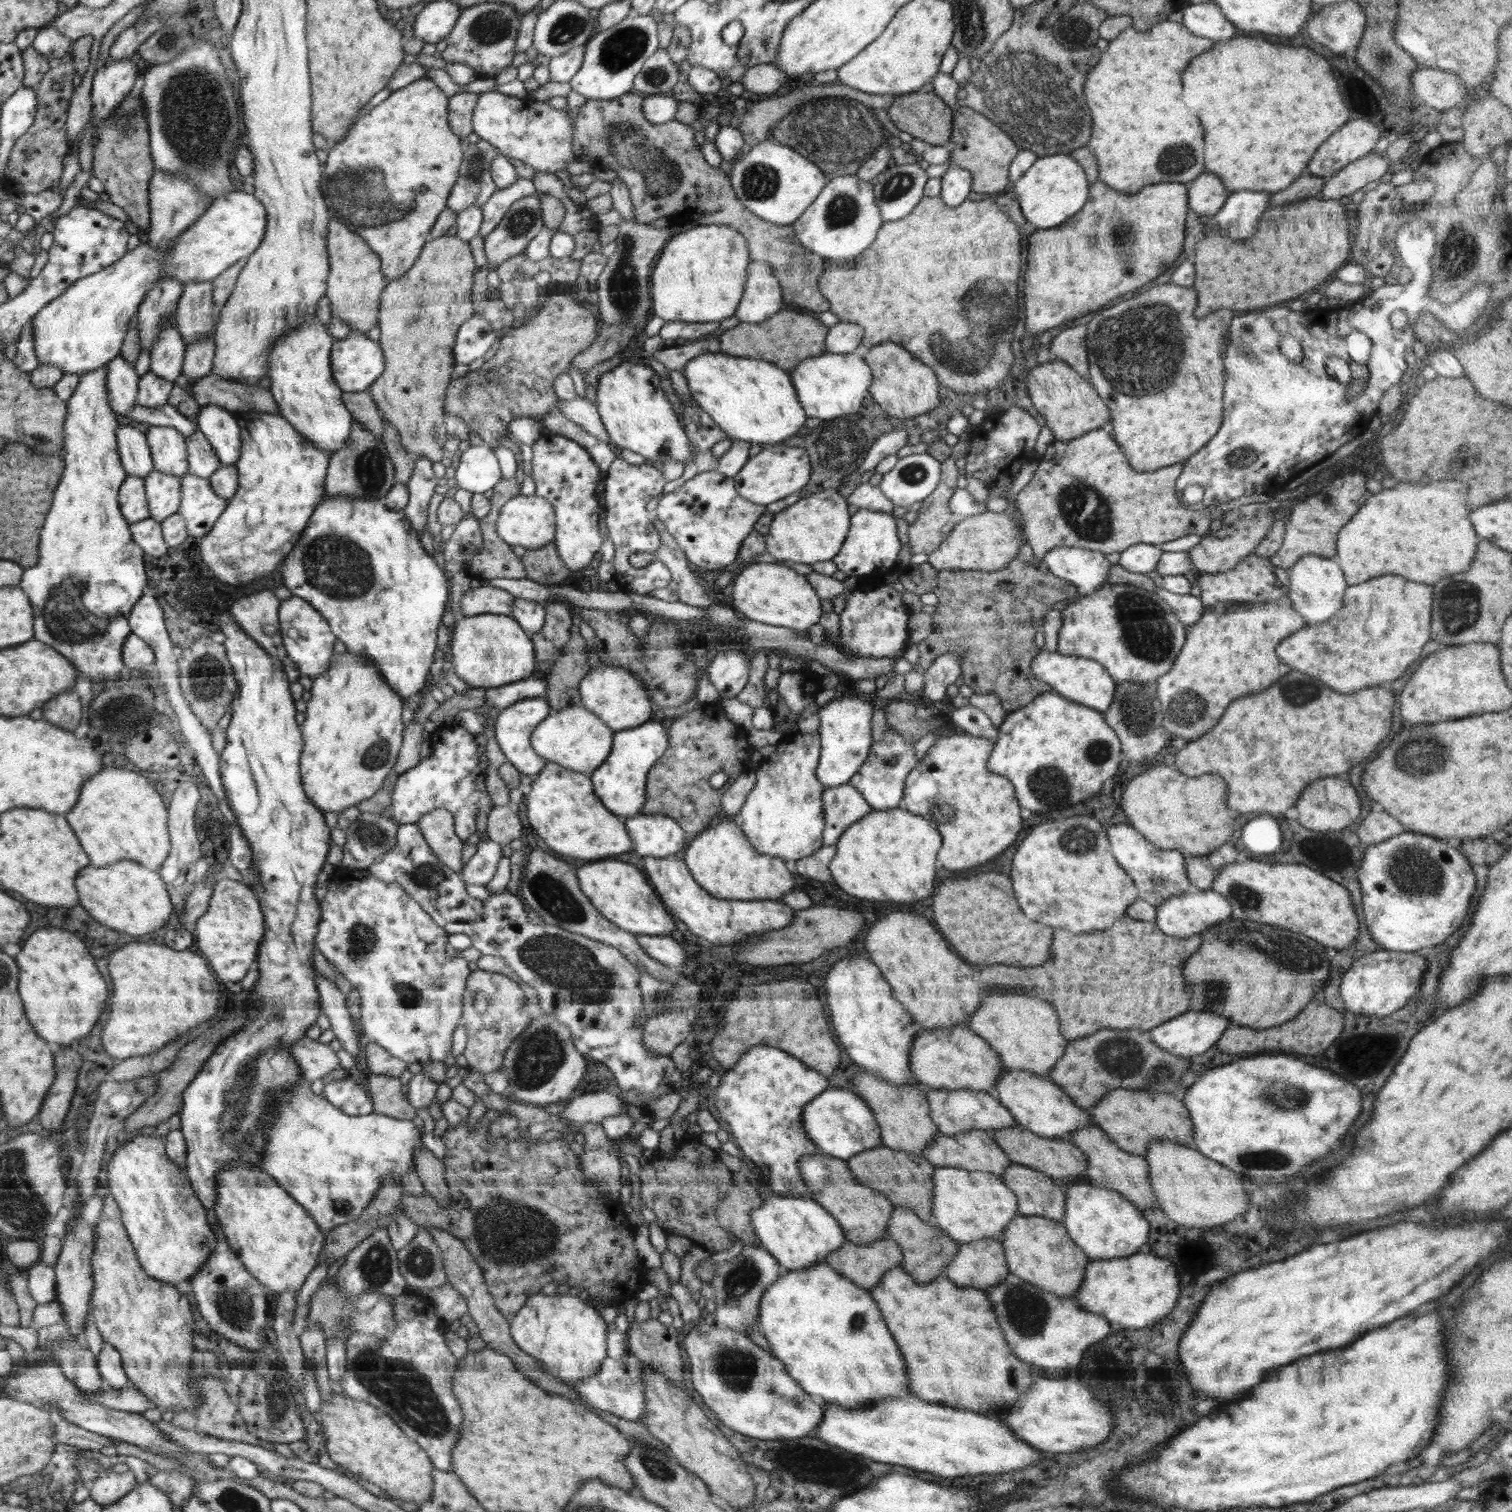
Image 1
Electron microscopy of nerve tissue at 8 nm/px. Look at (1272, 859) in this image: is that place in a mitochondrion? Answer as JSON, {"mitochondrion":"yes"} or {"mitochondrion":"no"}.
{"mitochondrion":"no"}

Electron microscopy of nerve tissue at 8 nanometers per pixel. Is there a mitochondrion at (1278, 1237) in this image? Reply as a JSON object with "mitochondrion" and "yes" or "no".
{"mitochondrion":"yes"}

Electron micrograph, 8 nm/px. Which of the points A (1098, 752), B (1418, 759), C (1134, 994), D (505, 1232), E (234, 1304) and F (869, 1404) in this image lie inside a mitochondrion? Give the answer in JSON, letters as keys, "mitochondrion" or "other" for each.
{"A":"mitochondrion","B":"mitochondrion","C":"other","D":"mitochondrion","E":"mitochondrion","F":"other"}

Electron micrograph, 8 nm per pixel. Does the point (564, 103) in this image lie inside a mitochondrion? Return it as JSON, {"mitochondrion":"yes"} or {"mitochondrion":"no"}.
{"mitochondrion":"no"}

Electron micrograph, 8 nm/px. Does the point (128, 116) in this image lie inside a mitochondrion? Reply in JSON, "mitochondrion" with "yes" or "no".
{"mitochondrion":"yes"}

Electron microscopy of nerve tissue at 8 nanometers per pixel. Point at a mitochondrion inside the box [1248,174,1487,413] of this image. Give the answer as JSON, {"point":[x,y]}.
{"point":[1461,250]}

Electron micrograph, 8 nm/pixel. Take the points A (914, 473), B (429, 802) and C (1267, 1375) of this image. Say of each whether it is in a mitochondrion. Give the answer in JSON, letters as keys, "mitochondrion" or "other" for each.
{"A":"mitochondrion","B":"other","C":"other"}

